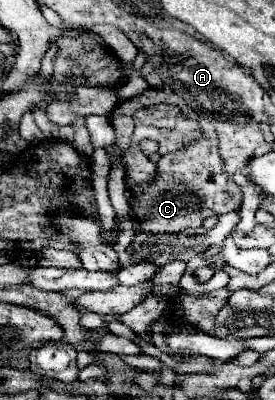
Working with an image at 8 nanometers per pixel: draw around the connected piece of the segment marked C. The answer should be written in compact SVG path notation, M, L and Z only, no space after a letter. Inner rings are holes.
M176 95L176 104L184 117L196 120L200 124L203 130L202 138L196 140L190 148L162 156L158 162L158 170L150 178L150 182L134 186L132 202L134 208L140 208L132 214L134 220L140 224L136 230L154 234L178 234L186 228L202 226L202 222L212 214L219 216L236 211L242 204L242 190L224 168L224 160L218 152L218 138L212 124L200 118L179 95Z

